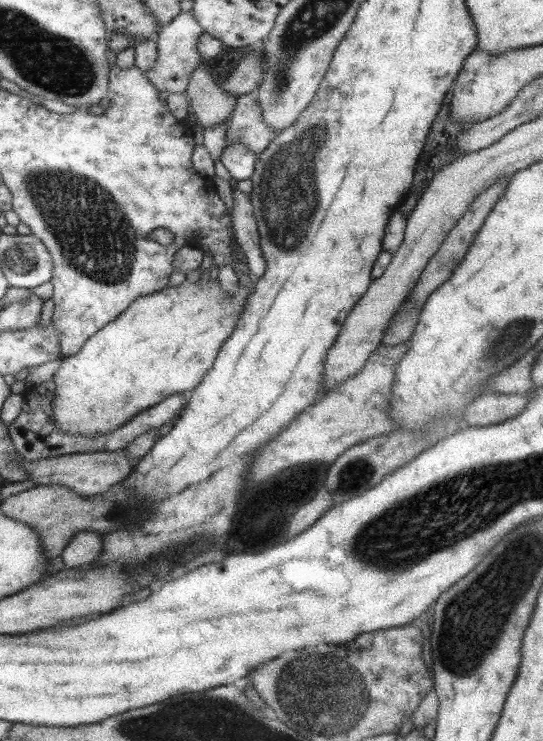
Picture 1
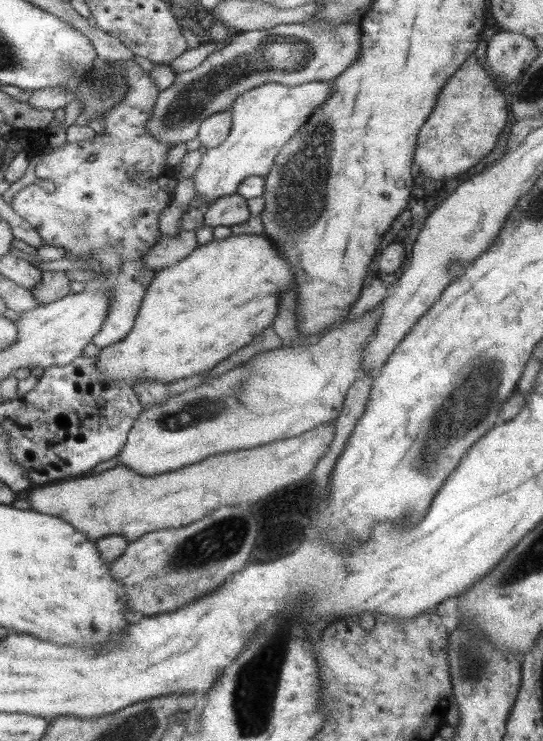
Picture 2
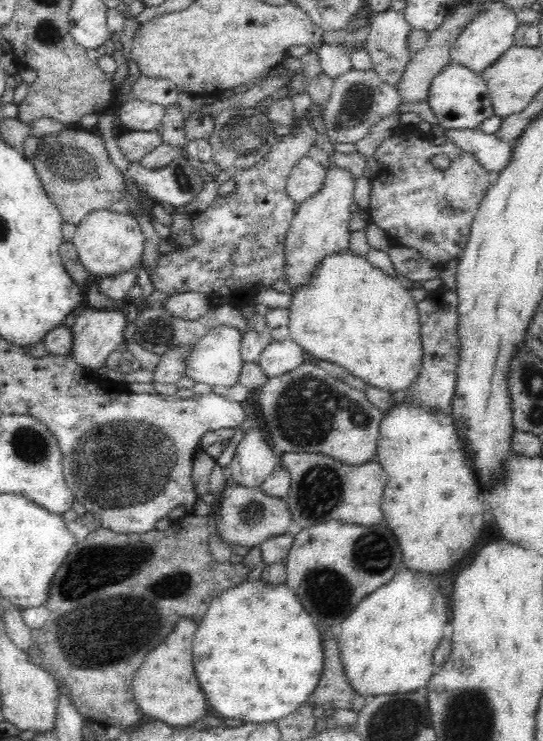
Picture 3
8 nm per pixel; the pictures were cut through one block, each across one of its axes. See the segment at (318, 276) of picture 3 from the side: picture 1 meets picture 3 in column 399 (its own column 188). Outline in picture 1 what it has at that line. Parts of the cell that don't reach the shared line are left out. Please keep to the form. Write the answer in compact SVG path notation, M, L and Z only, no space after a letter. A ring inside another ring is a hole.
M209 278L206 284L202 284L200 280L192 283L185 280L181 285L165 287L162 290L148 293L146 296L140 296L138 300L130 304L130 307L121 316L118 316L116 320L112 320L111 323L106 324L106 326L103 326L96 334L92 335L84 343L80 352L72 356L63 357L62 366L59 366L55 376L52 376L55 384L54 390L56 391L56 396L54 400L52 400L52 405L54 405L54 408L52 408L52 421L54 421L54 425L60 427L62 431L70 435L102 435L115 431L116 428L126 424L126 422L130 421L136 414L145 411L147 408L156 406L156 404L162 402L167 396L183 393L189 394L202 382L202 379L206 376L206 372L212 368L222 344L224 344L224 342L228 340L228 336L234 332L236 321L238 321L243 314L245 305L247 304L246 298L248 298L250 292L251 290L248 287L240 286L232 295L228 295L228 293L222 291L218 279L212 280Z

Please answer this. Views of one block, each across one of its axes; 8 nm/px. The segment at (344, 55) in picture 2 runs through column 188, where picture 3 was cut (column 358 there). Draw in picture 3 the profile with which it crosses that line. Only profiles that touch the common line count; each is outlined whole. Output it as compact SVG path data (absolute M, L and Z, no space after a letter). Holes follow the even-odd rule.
M374 69L347 70L334 79L330 98L322 108L327 139L331 139L330 142L355 143L368 134L371 126L389 114L396 119L401 103L398 91L380 79L380 75Z

